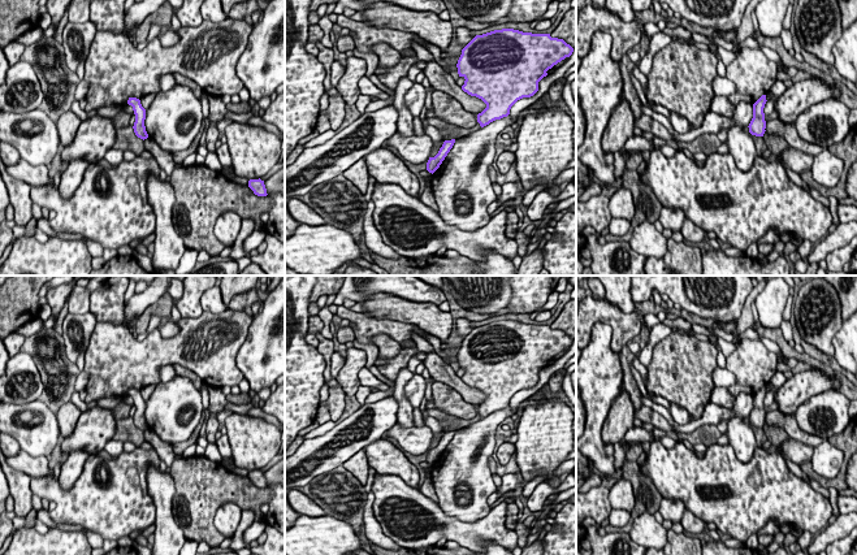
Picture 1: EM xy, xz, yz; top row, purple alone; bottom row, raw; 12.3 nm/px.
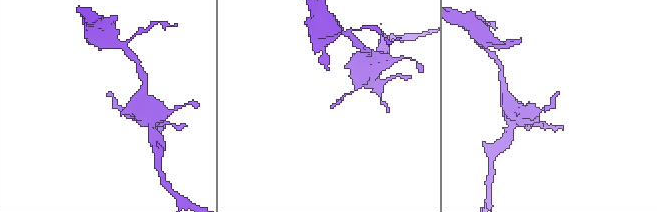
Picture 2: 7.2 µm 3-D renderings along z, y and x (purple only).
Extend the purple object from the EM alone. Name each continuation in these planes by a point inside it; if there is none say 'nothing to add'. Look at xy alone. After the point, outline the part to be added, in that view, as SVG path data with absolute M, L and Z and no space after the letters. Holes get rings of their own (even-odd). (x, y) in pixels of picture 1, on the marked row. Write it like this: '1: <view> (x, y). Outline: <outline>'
nothing to add

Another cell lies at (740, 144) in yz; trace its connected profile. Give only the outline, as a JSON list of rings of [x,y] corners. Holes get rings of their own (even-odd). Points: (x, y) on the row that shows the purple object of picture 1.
[[[732,126],[727,134],[728,152],[733,156],[739,170],[749,172],[757,156],[753,135],[740,126]]]

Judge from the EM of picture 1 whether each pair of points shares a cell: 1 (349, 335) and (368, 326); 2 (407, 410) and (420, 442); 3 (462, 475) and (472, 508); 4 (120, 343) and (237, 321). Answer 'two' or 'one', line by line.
1: two
2: two
3: one
4: one

